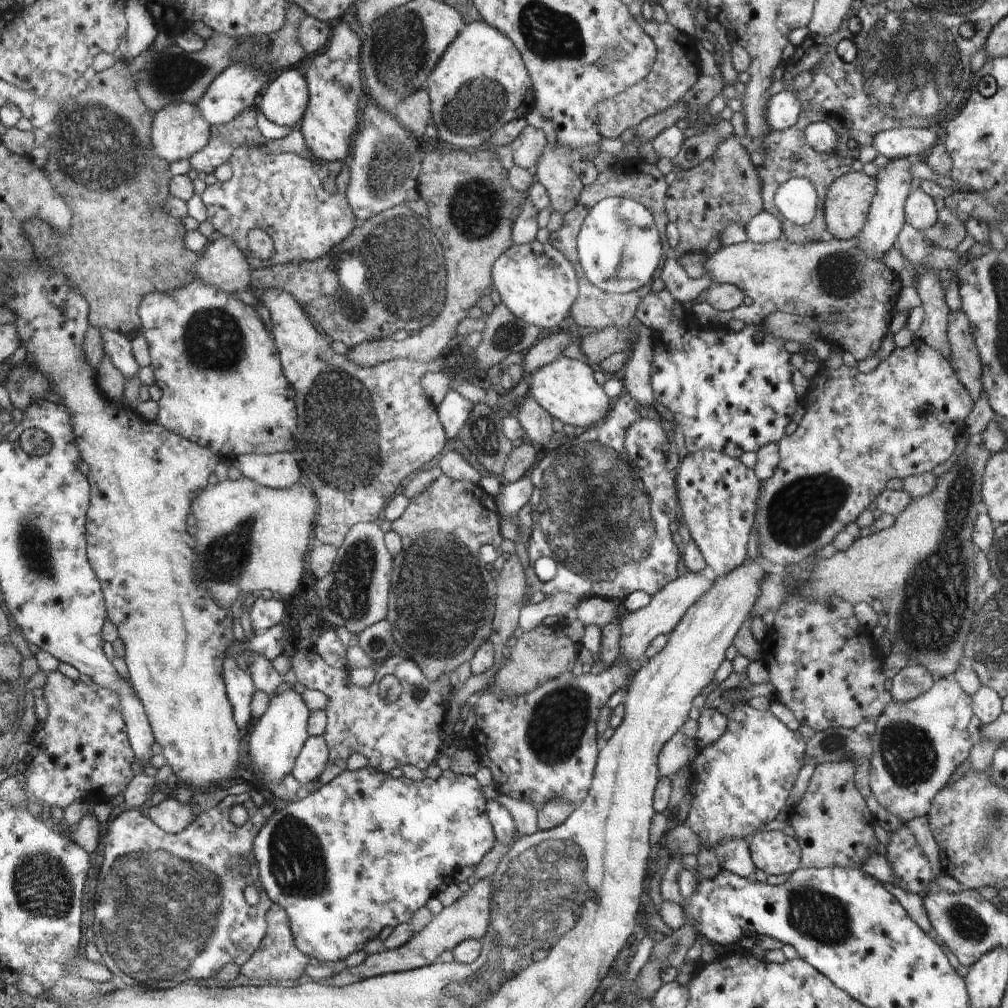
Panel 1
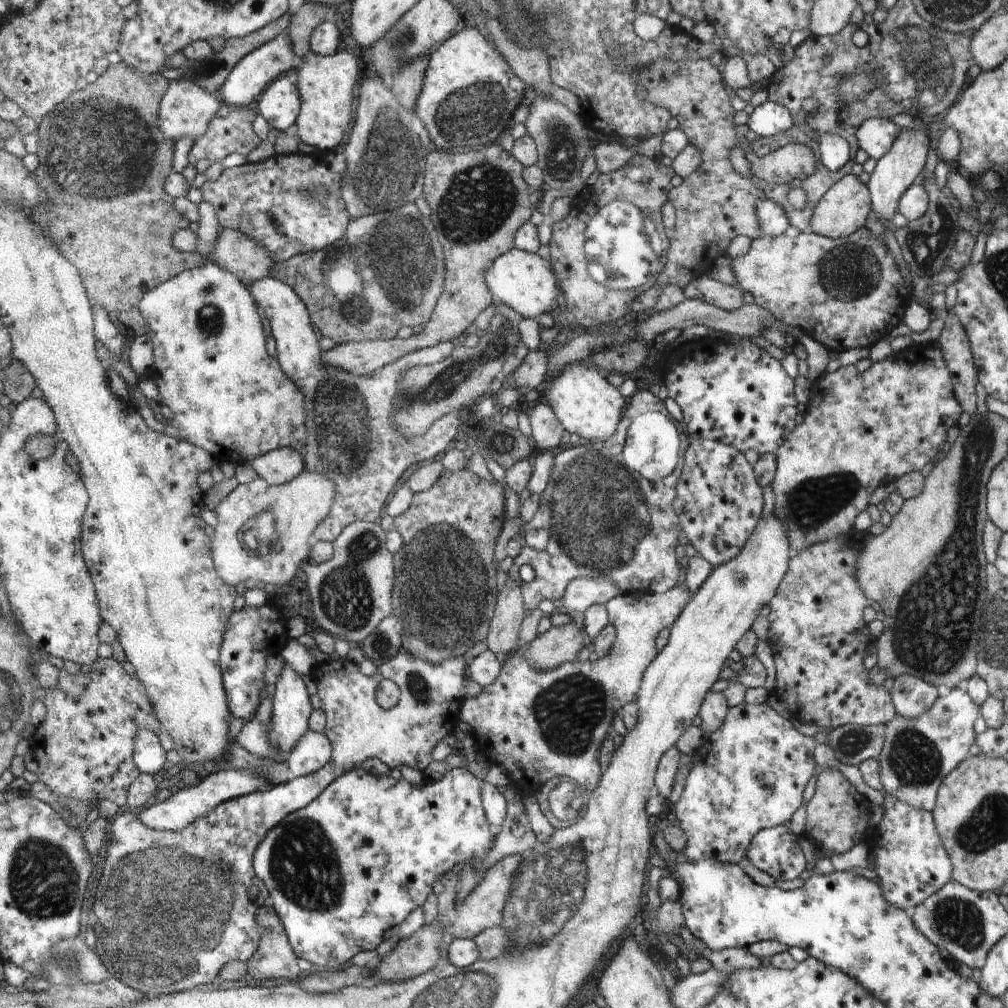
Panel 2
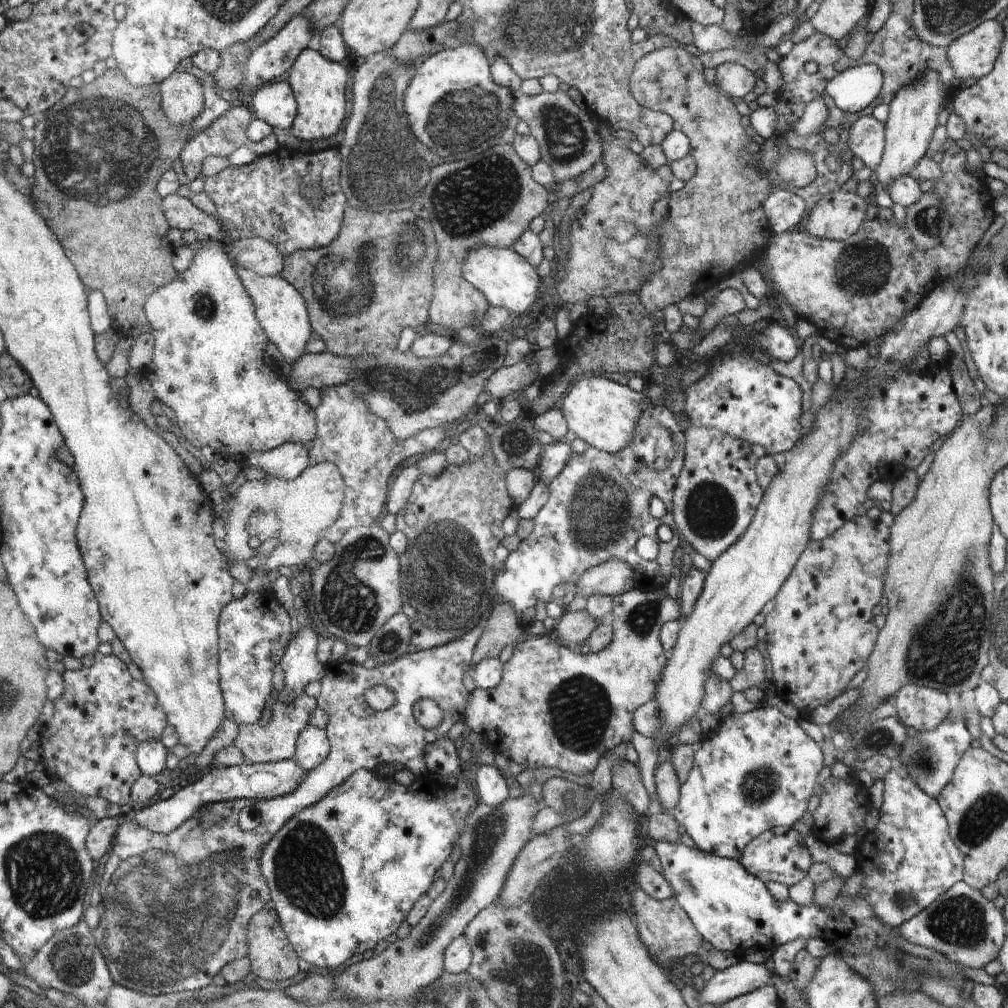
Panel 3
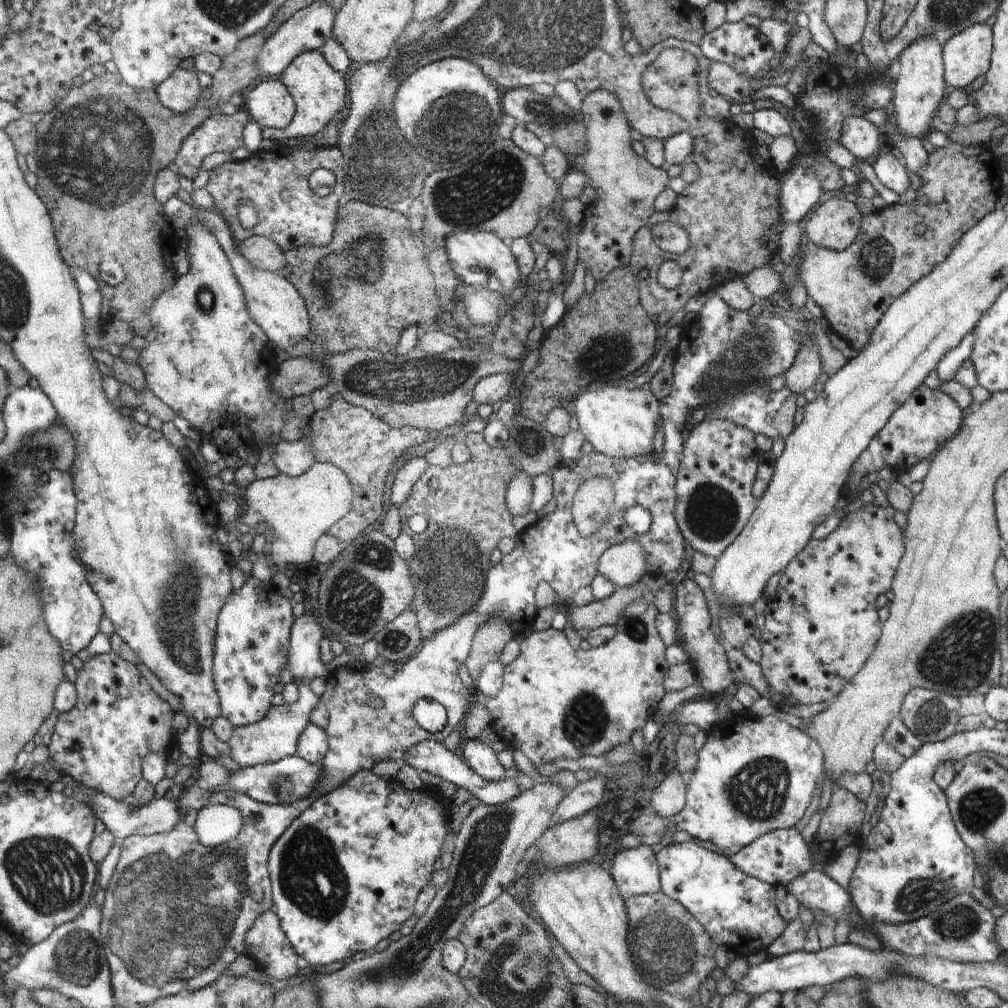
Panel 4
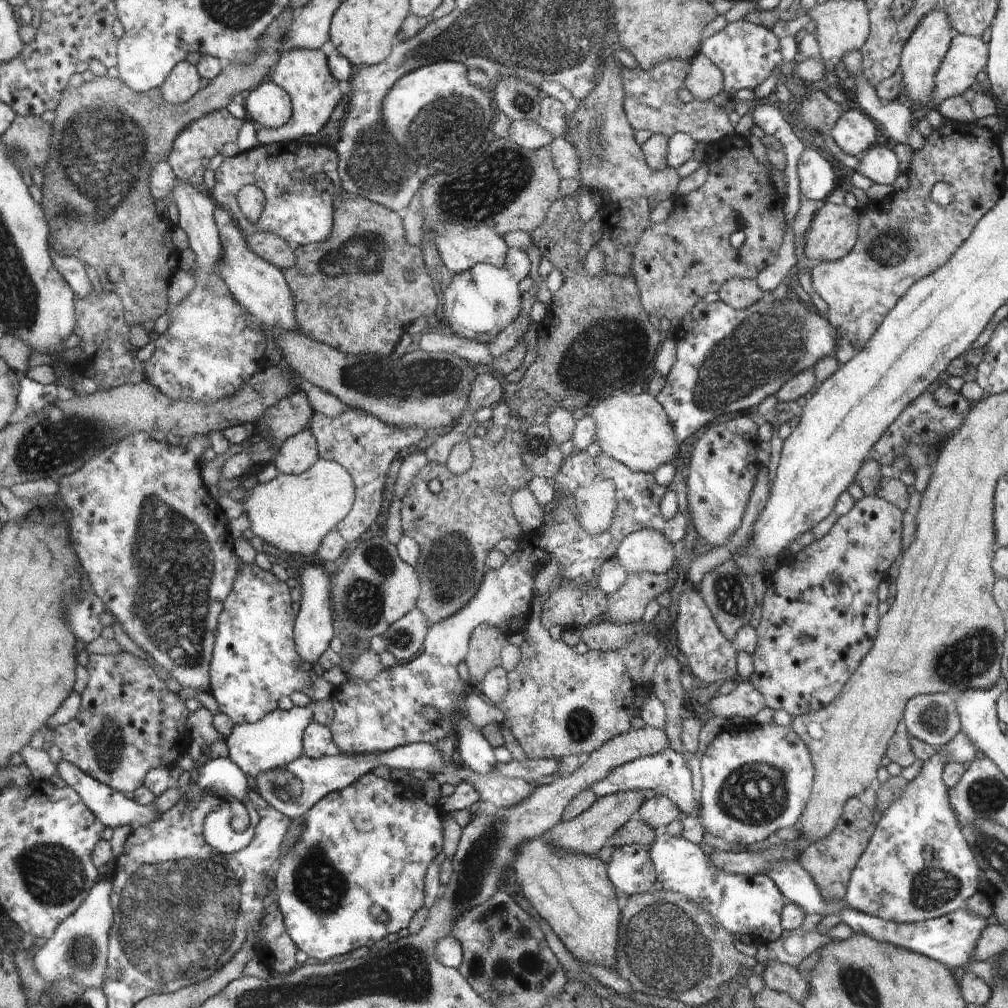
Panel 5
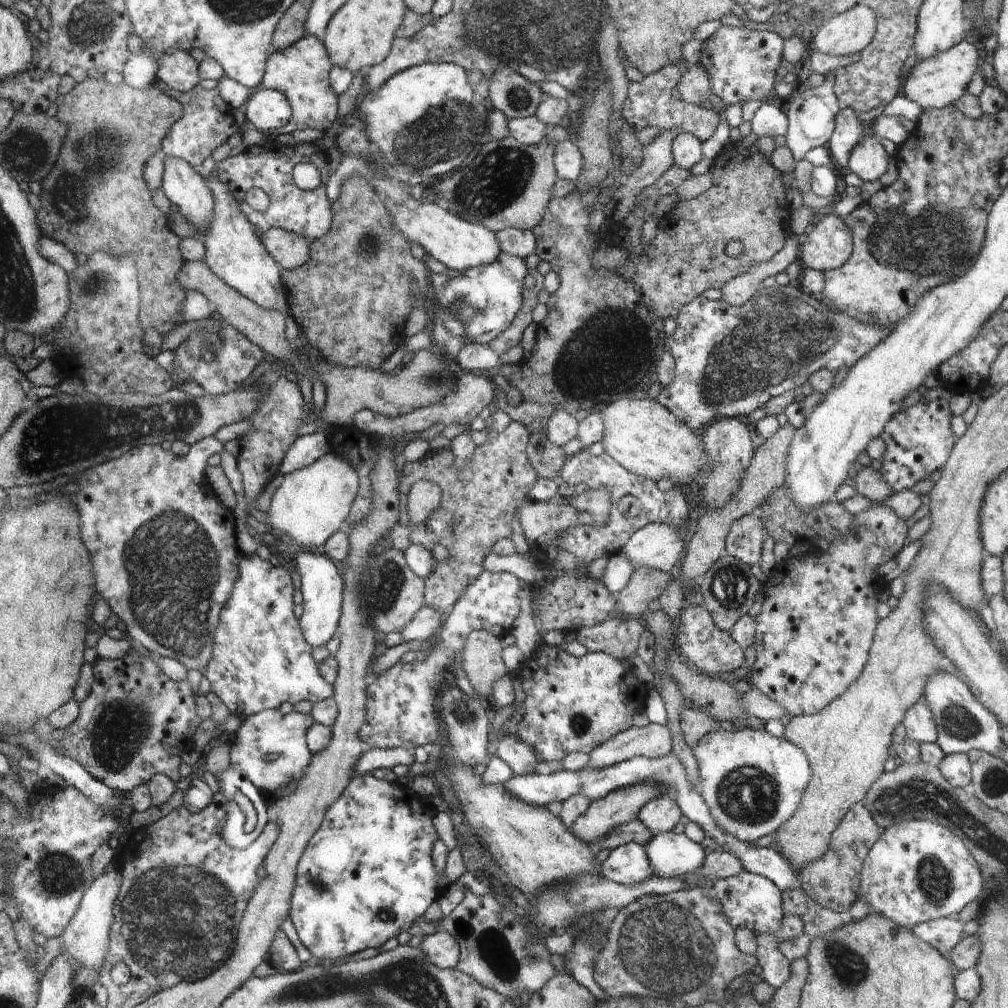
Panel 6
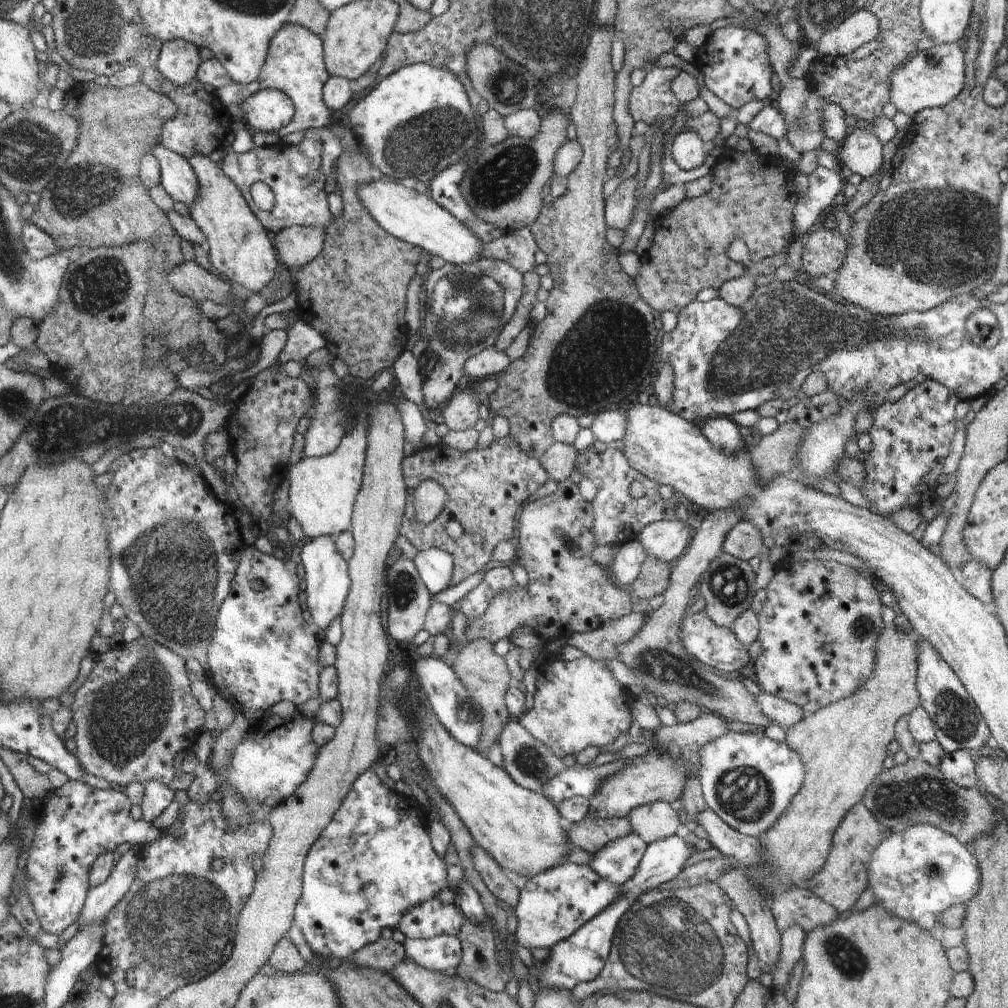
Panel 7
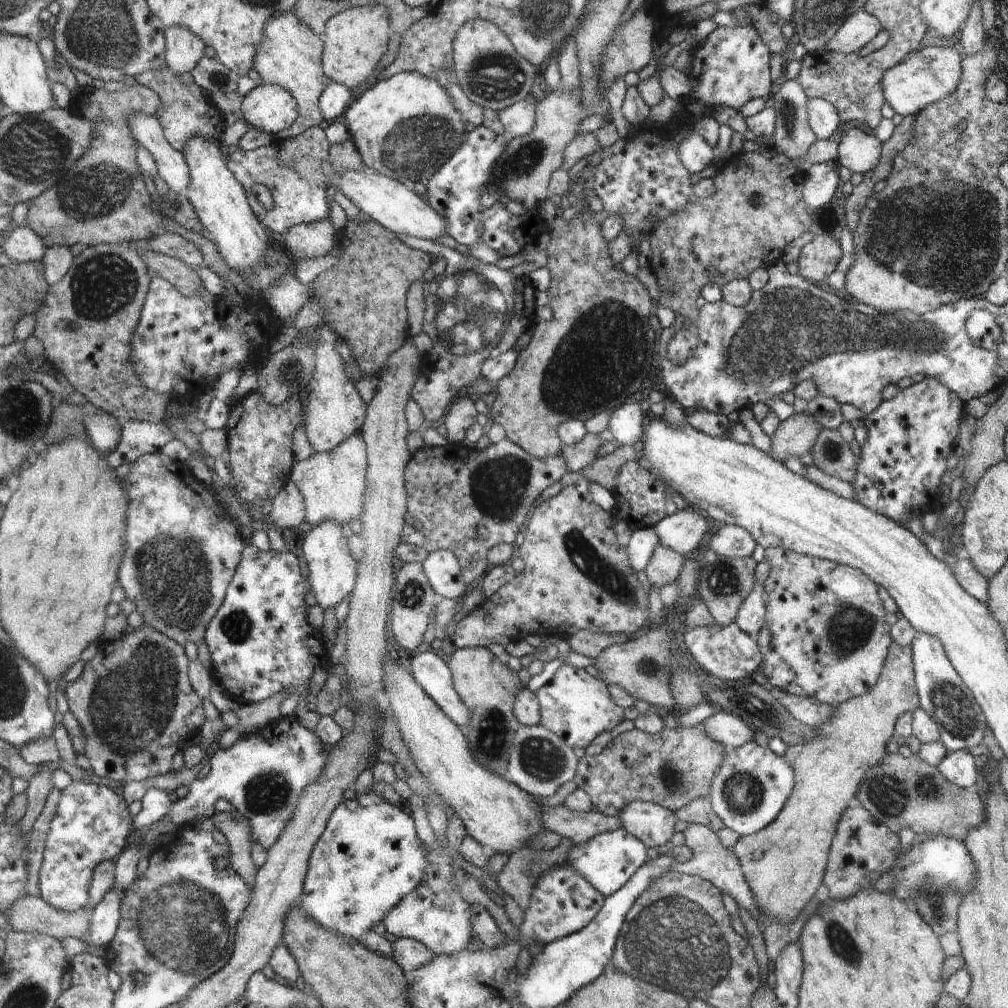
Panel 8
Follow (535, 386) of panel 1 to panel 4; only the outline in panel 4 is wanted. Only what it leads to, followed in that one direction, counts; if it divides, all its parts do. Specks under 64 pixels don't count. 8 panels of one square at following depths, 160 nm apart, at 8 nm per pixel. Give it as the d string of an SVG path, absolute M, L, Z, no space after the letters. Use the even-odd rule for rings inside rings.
M620 384L594 386L580 394L571 405L571 413L579 420L579 430L592 444L594 451L609 457L648 457L652 452L656 424L658 424L658 400L650 386L629 390Z

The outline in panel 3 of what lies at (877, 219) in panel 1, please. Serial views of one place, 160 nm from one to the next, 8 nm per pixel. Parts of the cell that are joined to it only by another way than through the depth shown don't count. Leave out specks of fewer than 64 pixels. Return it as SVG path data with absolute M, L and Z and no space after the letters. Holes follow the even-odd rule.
M926 69L918 80L913 80L897 92L896 98L889 104L885 158L873 173L873 183L882 183L887 190L887 186L893 183L894 179L912 173L916 163L926 154L928 142L932 140L932 132L939 125L936 116L940 112L940 104L944 98L942 94L944 94L944 82L934 69Z

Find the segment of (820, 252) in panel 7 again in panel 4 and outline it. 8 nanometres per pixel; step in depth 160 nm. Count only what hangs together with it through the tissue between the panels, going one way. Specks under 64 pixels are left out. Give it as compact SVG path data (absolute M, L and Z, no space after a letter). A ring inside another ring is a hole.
M826 195L803 222L805 240L817 247L845 251L857 240L863 218L846 197Z

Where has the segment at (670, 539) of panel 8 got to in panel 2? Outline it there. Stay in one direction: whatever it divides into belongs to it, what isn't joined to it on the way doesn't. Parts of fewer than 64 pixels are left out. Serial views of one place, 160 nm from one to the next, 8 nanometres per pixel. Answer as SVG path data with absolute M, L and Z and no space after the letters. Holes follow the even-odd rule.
M580 577L568 584L568 590L558 604L564 612L585 612L594 603L605 604L620 595L619 586L610 577Z

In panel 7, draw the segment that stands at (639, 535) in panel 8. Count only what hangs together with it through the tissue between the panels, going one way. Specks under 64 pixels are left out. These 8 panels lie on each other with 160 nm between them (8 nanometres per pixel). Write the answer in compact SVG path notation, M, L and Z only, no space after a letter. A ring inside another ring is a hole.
M638 539L619 545L618 553L614 556L614 563L609 566L614 574L614 580L623 587L628 587L638 577L642 564L648 557Z

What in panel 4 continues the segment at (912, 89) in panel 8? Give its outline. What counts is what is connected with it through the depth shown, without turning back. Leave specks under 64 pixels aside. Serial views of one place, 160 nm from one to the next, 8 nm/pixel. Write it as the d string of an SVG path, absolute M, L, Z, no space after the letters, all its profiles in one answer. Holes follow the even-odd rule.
M975 24L954 35L952 39L945 43L946 84L950 84L951 88L966 91L966 86L974 78L986 74L986 70L988 70L988 66L992 62L992 54L993 29L986 26L986 24Z

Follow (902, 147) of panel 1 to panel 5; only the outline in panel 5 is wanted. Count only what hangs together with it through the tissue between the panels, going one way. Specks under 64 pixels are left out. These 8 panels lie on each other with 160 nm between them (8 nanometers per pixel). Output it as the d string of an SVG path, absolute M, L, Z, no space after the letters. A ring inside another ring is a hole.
M848 104L830 135L844 154L858 157L874 144L876 128L868 115L854 110L854 104Z

